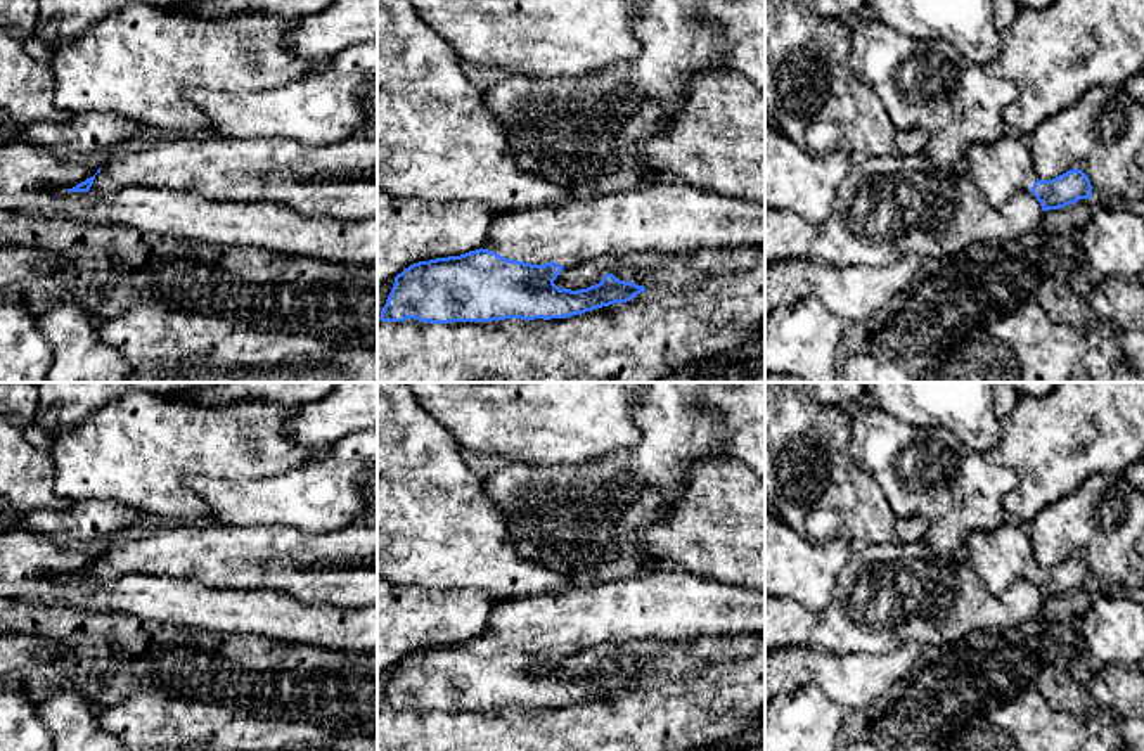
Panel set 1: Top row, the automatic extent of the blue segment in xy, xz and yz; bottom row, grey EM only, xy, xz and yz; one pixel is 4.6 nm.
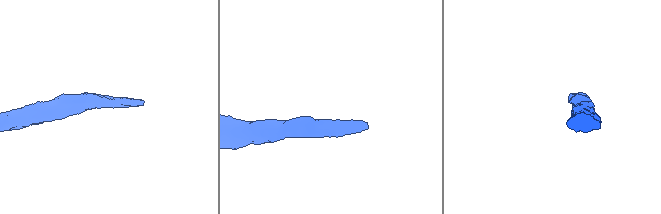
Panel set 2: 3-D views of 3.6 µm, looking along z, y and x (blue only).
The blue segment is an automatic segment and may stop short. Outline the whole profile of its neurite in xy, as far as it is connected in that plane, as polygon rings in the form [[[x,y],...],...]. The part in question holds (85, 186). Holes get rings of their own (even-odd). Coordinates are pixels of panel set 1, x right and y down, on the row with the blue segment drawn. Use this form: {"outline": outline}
{"outline": [[[351,137],[325,145],[292,138],[178,138],[156,140],[137,152],[109,161],[67,192],[109,197],[126,187],[192,192],[209,201],[275,202],[308,216],[344,221],[377,215],[377,137]]]}

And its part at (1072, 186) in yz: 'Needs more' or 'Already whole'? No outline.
Needs more

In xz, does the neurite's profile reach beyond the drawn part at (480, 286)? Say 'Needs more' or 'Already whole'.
Needs more

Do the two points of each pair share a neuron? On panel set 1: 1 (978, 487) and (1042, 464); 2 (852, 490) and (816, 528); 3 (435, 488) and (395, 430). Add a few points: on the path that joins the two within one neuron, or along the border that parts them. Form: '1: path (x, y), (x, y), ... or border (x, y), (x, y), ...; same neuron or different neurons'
1: border (983, 455), (1016, 476), (1002, 499), (1008, 513); different neurons
2: path (841, 499), (821, 518); same neuron
3: path (421, 474), (395, 449), (395, 443); same neuron

